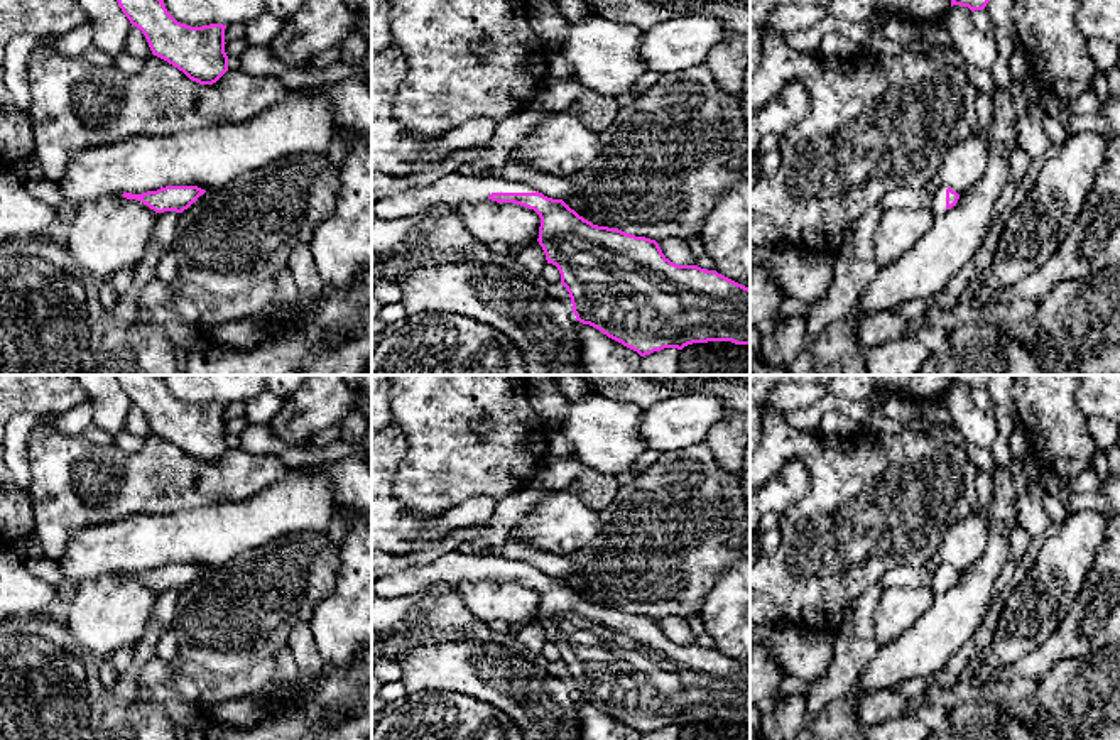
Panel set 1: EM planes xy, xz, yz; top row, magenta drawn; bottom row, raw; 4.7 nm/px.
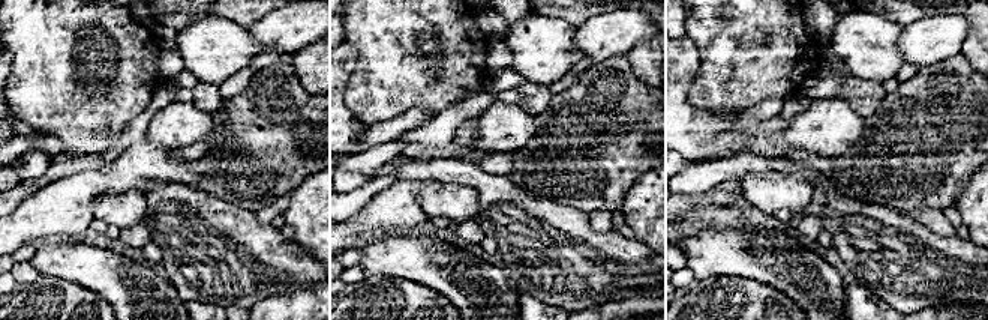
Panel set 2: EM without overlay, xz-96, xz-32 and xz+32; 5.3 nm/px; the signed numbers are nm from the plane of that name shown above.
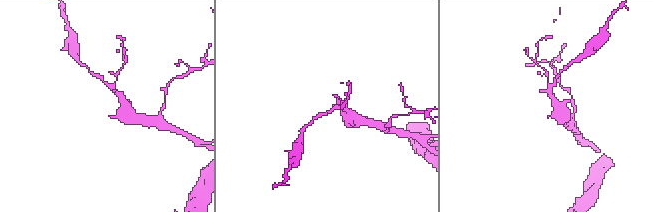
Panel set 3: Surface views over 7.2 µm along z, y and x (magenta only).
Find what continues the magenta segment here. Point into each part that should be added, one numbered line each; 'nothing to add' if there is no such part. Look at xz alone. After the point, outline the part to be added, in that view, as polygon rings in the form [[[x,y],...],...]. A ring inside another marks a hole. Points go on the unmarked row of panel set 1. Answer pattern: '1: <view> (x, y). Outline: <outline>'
1: xz (451, 568). Outline: [[[451,551],[436,561],[382,574],[375,579],[375,591],[380,598],[397,598],[412,595],[414,591],[432,583],[458,586],[468,579],[485,579],[492,571],[536,571],[530,563],[502,556],[463,554]]]

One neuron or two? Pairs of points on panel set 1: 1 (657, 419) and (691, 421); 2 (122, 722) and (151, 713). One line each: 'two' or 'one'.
1: one
2: one

